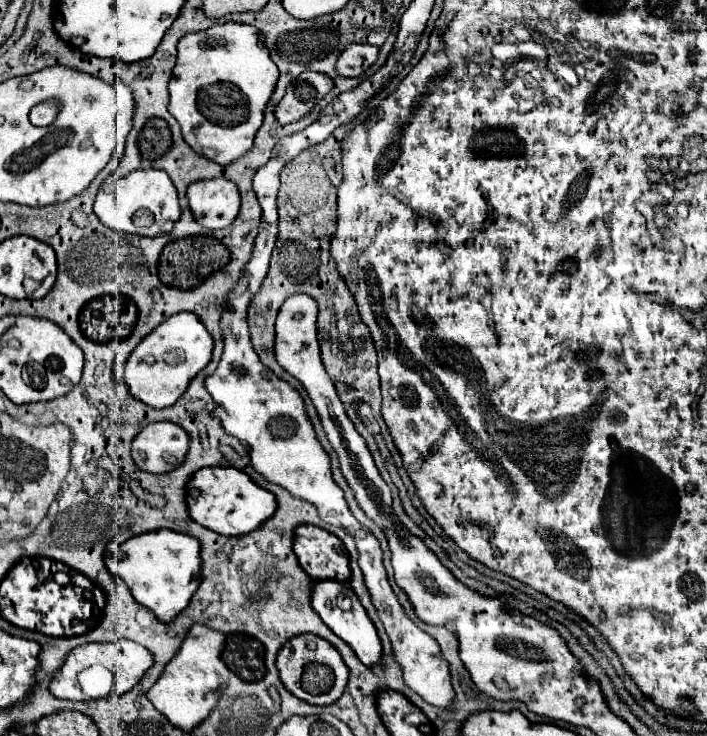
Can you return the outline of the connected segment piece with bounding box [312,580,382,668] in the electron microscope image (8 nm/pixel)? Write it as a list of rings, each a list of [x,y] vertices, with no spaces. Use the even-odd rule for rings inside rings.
[[[330,580],[330,582],[314,584],[312,608],[314,608],[314,610],[318,612],[318,616],[330,626],[330,630],[332,630],[338,638],[342,638],[342,640],[354,650],[354,654],[358,656],[358,660],[360,660],[362,664],[366,664],[368,668],[380,666],[380,662],[382,662],[382,642],[380,642],[380,638],[378,638],[378,632],[376,632],[372,620],[368,618],[364,606],[360,604],[358,596],[352,592],[350,586],[344,586],[344,584],[340,584],[340,582],[332,582],[332,580]],[[340,596],[344,596],[344,598],[350,600],[348,610],[342,610],[342,608],[338,606],[338,598],[340,598]]]

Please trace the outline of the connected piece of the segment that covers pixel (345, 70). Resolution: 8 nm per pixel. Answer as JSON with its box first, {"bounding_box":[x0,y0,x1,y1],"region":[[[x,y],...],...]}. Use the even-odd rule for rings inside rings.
{"bounding_box":[336,44,378,78],"region":[[[352,44],[348,46],[338,62],[336,62],[336,72],[346,78],[356,78],[362,76],[378,58],[378,48],[368,46],[368,44]]]}

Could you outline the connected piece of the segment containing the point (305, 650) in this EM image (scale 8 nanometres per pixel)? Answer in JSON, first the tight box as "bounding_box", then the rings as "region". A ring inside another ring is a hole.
{"bounding_box":[276,634,350,706],"region":[[[300,634],[300,636],[288,640],[282,646],[282,650],[278,652],[276,666],[280,670],[280,678],[286,686],[286,690],[292,692],[296,698],[300,698],[308,704],[316,704],[316,706],[334,704],[344,694],[344,688],[350,678],[350,670],[344,664],[342,656],[326,640],[322,640],[314,634]],[[310,642],[314,642],[314,648],[308,646]]]}

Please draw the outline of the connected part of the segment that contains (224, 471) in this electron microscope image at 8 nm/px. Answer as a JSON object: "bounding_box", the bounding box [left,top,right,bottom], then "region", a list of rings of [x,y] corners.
{"bounding_box":[186,466,276,536],"region":[[[232,466],[198,470],[186,490],[188,512],[194,522],[222,536],[244,536],[258,530],[276,512],[276,496],[252,482],[248,474]]]}

